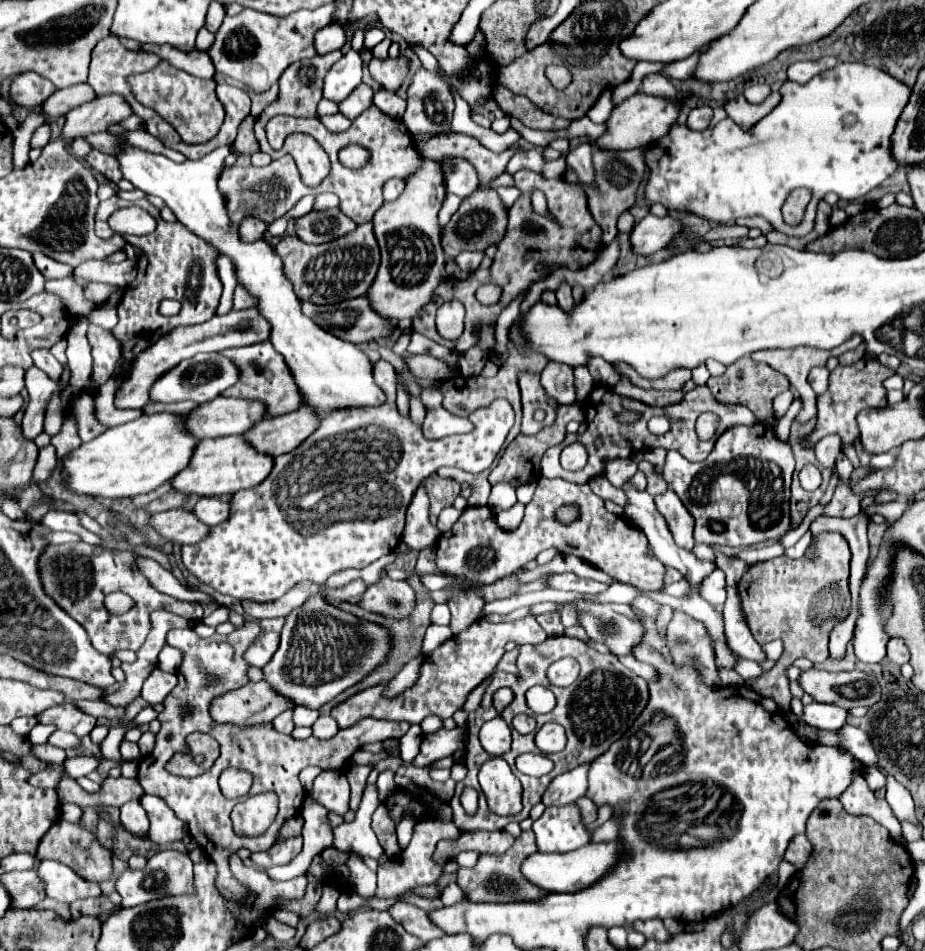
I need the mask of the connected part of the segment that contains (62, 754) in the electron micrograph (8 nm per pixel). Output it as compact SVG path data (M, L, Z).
M49 743L34 745L31 752L40 760L50 764L61 764L67 758L66 752L63 749Z

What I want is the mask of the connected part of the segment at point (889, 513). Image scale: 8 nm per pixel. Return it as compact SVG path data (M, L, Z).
M902 499L888 503L874 503L867 507L867 516L871 518L874 514L879 513L891 523L897 521L908 507L908 502Z

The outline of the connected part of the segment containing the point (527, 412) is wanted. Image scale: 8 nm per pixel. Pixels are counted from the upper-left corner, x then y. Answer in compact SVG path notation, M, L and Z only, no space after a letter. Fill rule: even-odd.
M519 373L519 389L521 389L523 435L533 435L543 427L550 426L556 419L559 403L550 397L539 383L539 373ZM542 409L546 413L543 423L537 423L534 413Z

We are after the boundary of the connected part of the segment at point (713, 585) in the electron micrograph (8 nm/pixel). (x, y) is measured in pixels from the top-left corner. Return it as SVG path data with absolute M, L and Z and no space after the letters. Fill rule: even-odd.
M715 569L705 579L705 585L701 587L701 593L705 593L705 599L713 601L713 605L723 607L725 597L727 597L727 593L725 593L725 573L721 569Z

